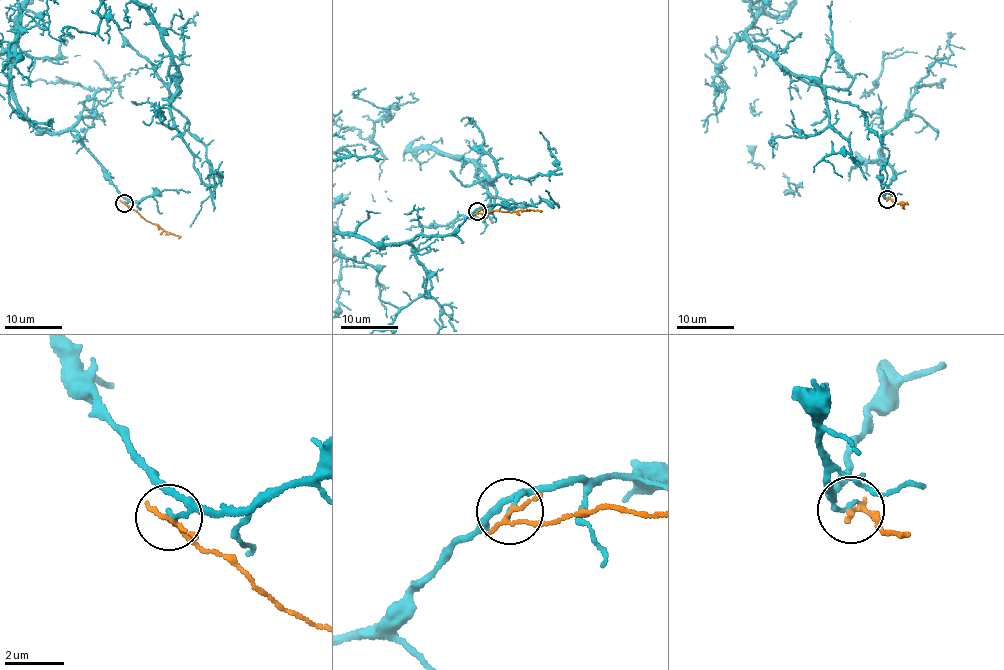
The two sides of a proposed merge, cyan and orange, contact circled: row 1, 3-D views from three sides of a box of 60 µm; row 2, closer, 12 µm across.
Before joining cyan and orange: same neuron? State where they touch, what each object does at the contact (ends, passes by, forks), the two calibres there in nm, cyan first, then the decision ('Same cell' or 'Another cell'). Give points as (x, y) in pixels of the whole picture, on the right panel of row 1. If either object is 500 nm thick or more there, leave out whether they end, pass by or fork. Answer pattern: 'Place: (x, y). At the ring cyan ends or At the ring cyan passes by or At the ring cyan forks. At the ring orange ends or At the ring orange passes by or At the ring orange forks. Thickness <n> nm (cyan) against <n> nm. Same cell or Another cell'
Place: (887, 199). At the ring cyan ends. At the ring orange ends. Thickness 150 nm (cyan) against 180 nm. Another cell

